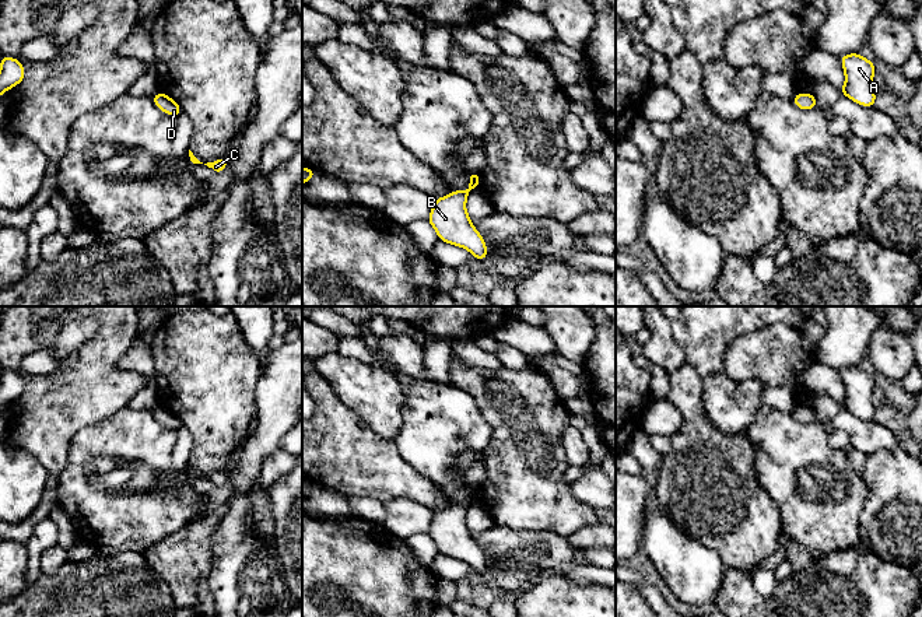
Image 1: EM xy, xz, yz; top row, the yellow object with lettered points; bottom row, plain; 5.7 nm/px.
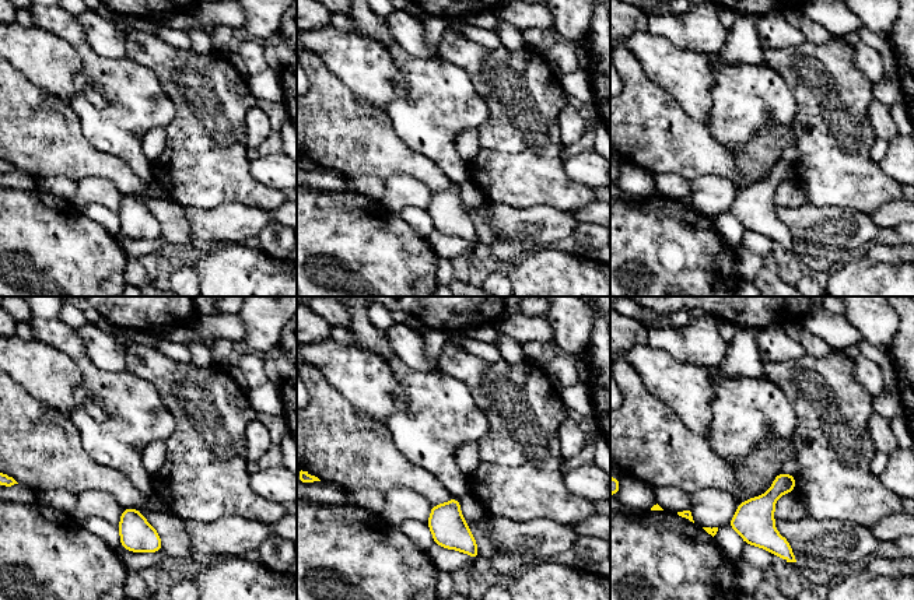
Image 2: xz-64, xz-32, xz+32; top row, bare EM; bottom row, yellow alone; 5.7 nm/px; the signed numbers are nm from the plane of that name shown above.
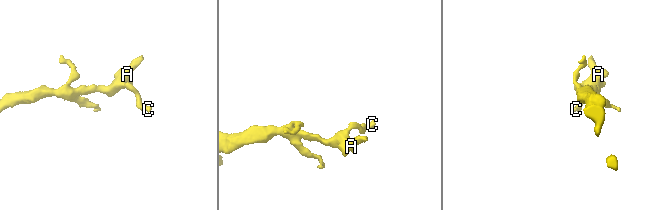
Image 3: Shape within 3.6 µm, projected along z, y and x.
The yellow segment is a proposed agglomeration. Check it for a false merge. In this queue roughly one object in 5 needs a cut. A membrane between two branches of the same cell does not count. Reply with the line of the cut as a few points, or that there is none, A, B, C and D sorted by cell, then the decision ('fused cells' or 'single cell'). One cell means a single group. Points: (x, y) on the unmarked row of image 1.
no cut; A B C D; single cell

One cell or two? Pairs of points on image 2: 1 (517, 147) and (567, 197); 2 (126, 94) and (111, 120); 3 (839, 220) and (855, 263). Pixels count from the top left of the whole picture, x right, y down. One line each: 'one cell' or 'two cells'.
1: one cell
2: one cell
3: two cells

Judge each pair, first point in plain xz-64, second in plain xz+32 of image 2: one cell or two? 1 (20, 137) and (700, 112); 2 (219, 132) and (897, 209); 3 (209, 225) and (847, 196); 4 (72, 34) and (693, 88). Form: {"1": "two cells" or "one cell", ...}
{"1": "two cells", "2": "two cells", "3": "two cells", "4": "two cells"}

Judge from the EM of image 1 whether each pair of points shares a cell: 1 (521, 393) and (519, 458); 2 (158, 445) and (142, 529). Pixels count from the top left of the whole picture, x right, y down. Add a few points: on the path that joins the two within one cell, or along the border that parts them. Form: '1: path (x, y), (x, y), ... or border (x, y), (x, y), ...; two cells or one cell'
1: path (521, 409), (521, 442); one cell
2: path (119, 445), (81, 462), (102, 504); one cell

